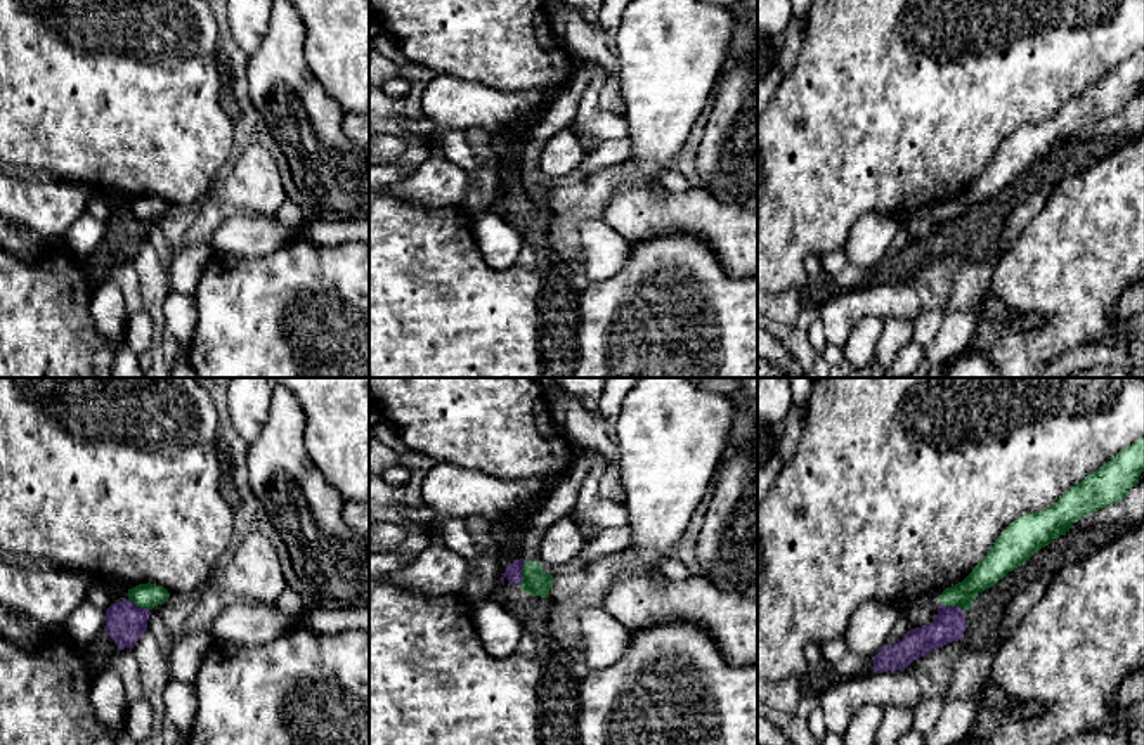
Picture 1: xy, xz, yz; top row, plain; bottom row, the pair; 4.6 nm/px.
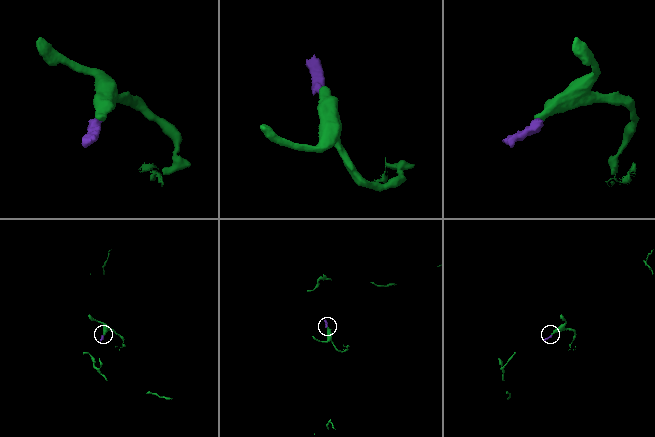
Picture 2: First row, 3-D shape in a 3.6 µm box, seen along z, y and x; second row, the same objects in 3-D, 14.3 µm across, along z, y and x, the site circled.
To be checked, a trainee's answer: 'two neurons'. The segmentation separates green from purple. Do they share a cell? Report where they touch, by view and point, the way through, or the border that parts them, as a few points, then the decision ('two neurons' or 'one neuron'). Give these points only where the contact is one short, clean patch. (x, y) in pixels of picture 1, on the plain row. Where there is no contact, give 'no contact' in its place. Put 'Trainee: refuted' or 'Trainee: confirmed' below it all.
contact xz (522, 184); border xz (526, 172), (519, 196); two neurons
Trainee: confirmed

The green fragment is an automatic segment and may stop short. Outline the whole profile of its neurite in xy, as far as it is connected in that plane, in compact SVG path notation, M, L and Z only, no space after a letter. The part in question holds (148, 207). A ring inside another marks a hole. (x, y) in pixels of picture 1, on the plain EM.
M139 196L128 201L128 211L139 220L153 222L154 218L165 215L170 210L170 204L163 198L156 196Z

